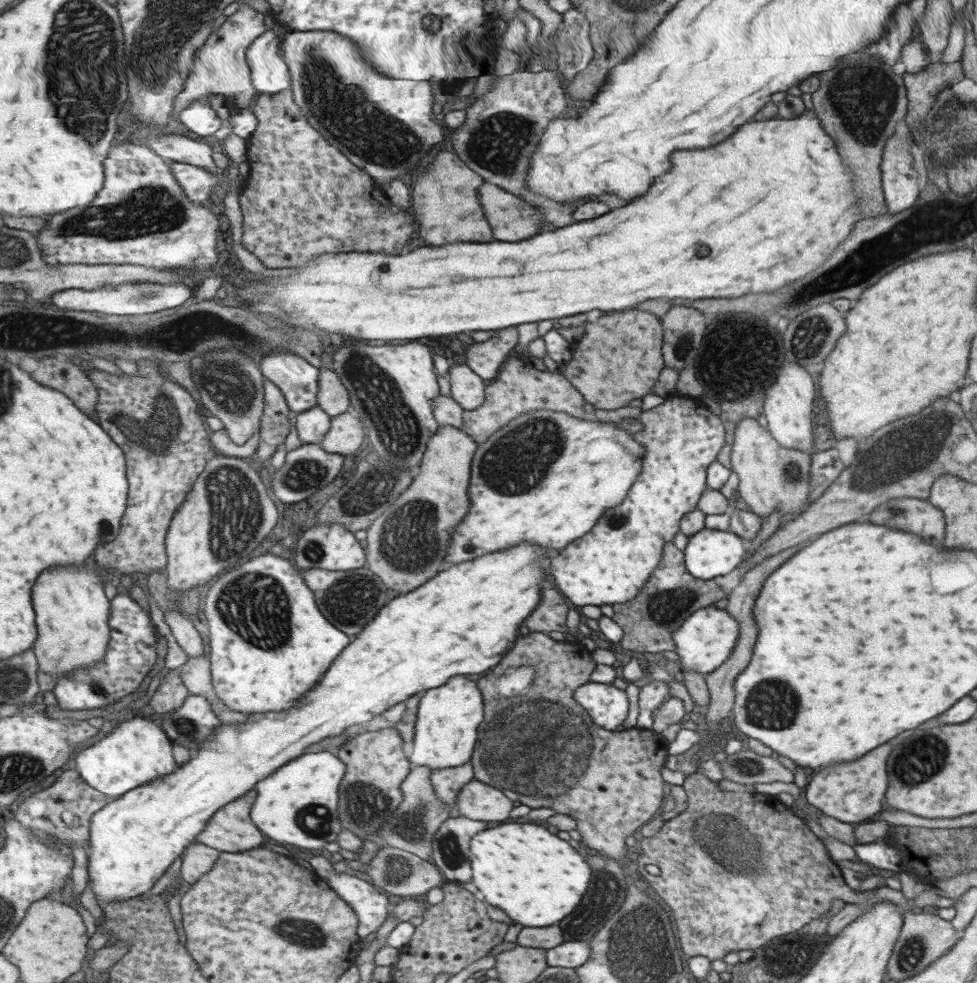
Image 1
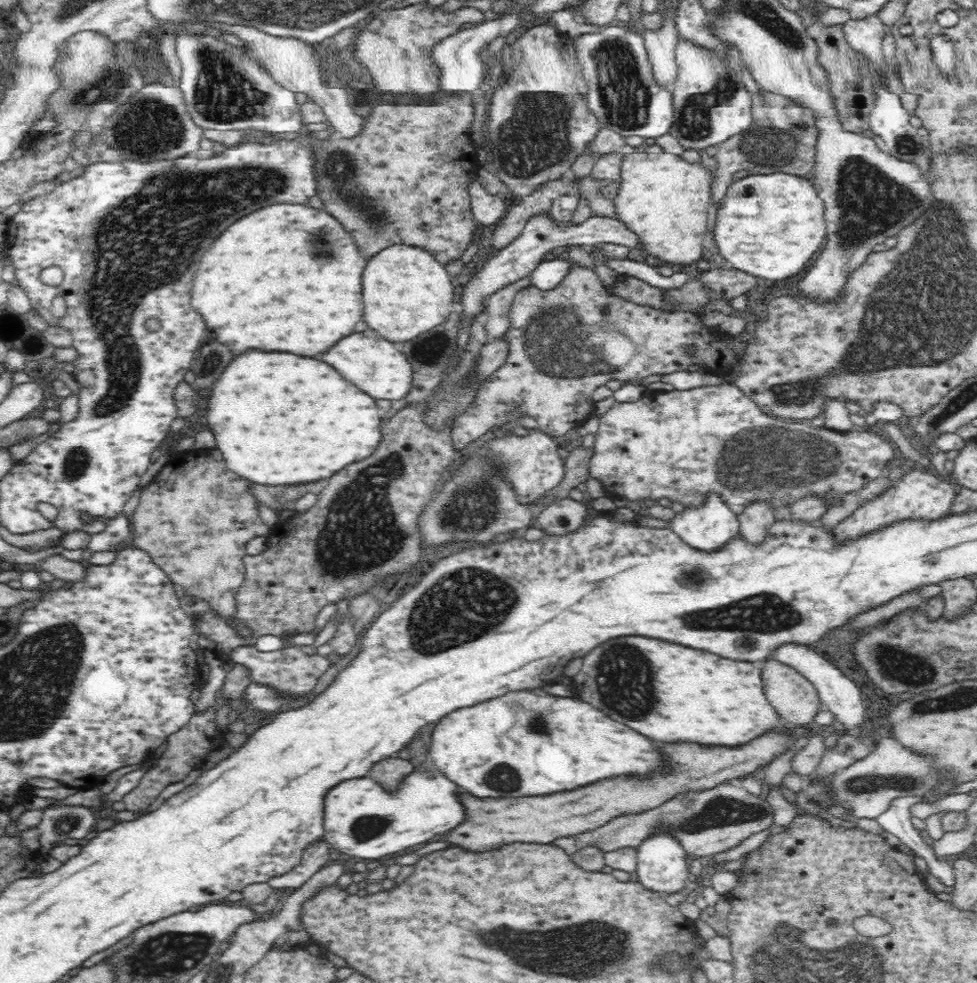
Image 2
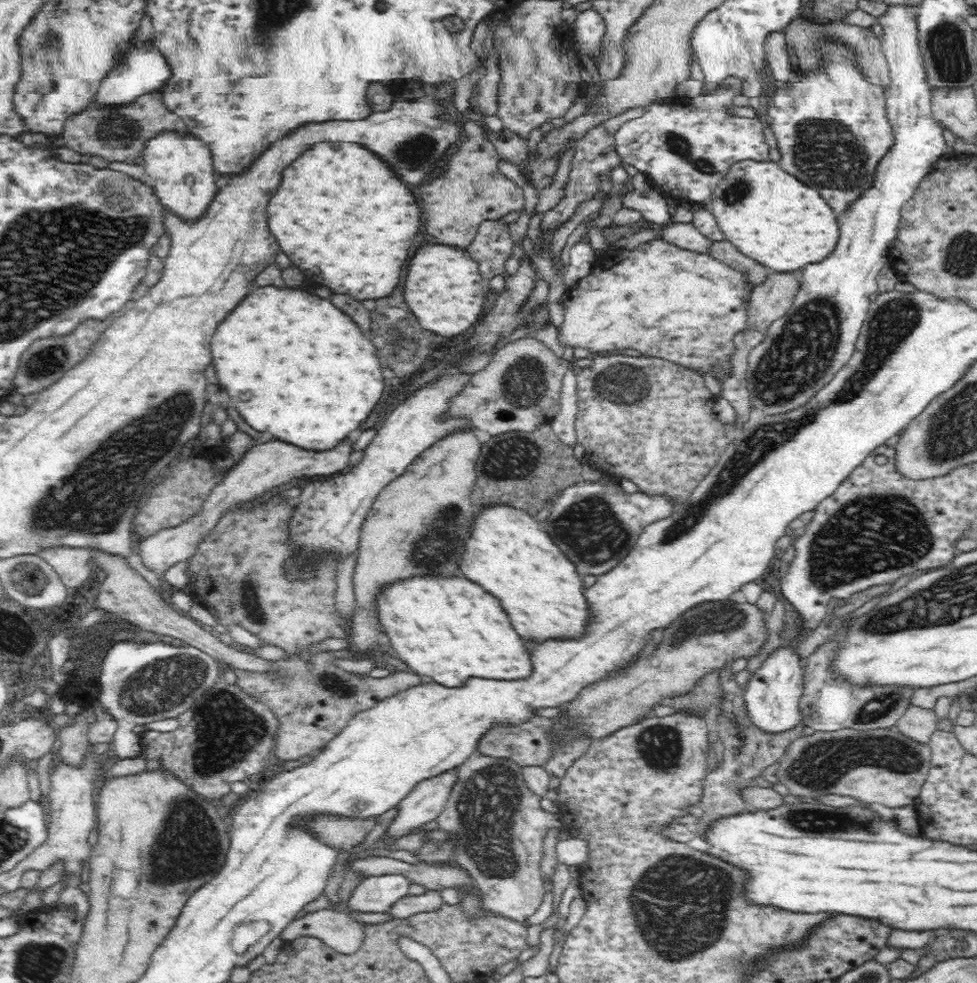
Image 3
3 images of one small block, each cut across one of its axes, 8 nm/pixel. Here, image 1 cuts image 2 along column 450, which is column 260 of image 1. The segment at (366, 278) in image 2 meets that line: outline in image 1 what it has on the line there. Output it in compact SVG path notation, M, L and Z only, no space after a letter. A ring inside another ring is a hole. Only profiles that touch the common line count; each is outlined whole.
M804 110L797 118L791 118L791 120L773 118L773 122L765 120L757 124L755 122L743 124L741 128L737 128L737 132L733 132L733 136L729 136L729 140L725 140L725 144L713 144L713 148L677 152L677 160L673 160L673 172L661 176L661 180L657 180L657 184L653 184L653 188L649 188L645 196L639 196L631 204L619 210L609 210L607 214L587 220L587 222L577 222L565 228L557 228L553 232L543 232L537 236L531 236L529 240L521 240L513 244L461 242L461 244L445 244L445 246L424 245L423 248L418 247L405 256L389 256L388 253L383 252L322 254L321 258L318 256L317 260L313 260L307 268L301 270L301 276L297 274L291 278L265 278L261 282L247 282L237 293L246 305L249 302L247 309L251 308L251 310L263 304L277 304L281 312L281 302L283 302L283 322L287 322L289 326L295 326L295 328L317 326L321 330L349 334L351 338L359 338L359 340L413 340L413 338L423 338L423 336L445 336L445 334L449 336L449 334L467 332L467 330L499 331L508 327L517 327L517 324L580 315L589 310L600 310L603 313L626 310L635 306L637 302L650 299L664 298L671 301L674 298L681 298L695 302L699 299L731 298L731 296L741 296L747 292L755 294L761 288L759 286L761 276L771 276L771 282L773 282L771 290L775 290L819 268L821 260L827 260L829 254L839 246L839 242L843 242L851 234L853 224L857 220L859 220L859 204L855 202L855 194L851 188L851 169L841 164L841 158L835 150L833 140L823 132L813 111Z

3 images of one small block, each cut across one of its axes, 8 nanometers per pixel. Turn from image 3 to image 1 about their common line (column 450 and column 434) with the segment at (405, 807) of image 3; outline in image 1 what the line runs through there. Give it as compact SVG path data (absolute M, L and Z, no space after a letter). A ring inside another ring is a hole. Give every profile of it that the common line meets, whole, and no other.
M461 764L461 767L441 768L433 770L429 774L431 790L439 801L449 804L456 800L455 794L473 779L473 767L471 764Z

